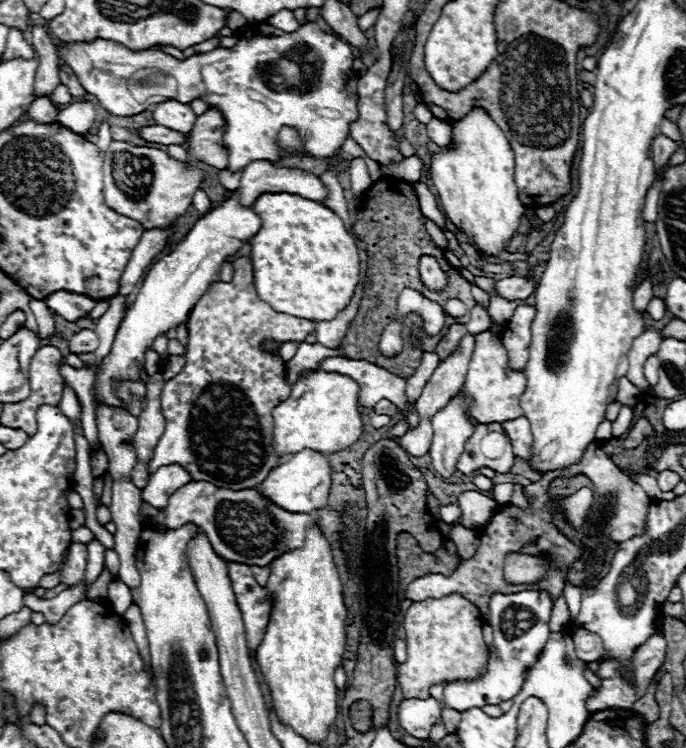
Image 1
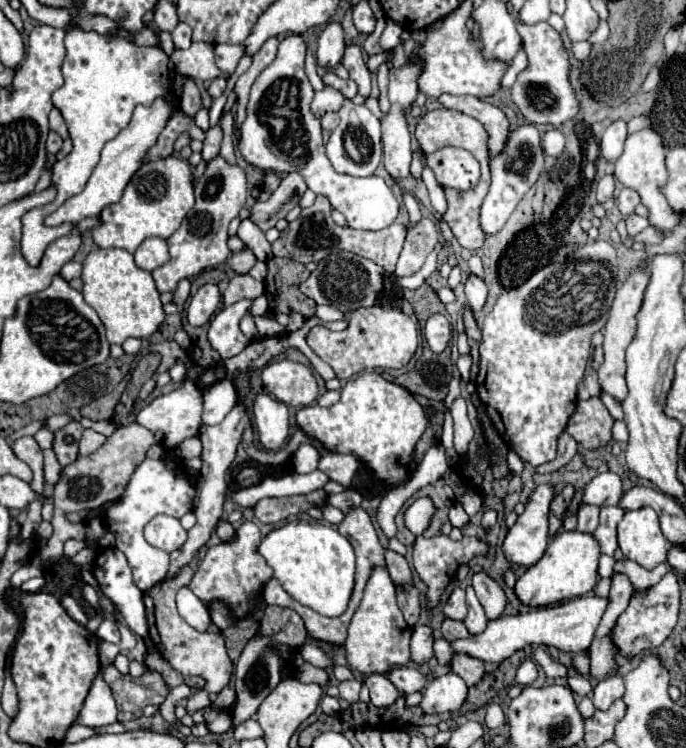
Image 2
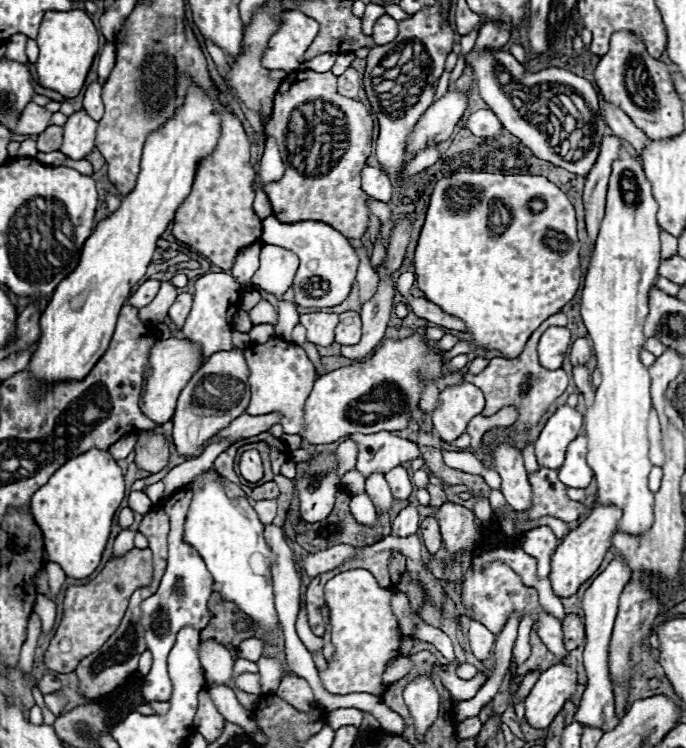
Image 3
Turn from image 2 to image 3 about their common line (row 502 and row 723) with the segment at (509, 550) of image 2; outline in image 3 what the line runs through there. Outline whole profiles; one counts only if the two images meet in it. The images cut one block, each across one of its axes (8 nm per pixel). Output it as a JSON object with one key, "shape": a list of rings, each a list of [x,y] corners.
{"shape":[[[554,664],[544,670],[526,696],[526,722],[532,728],[546,730],[564,702],[576,692],[576,670],[564,664]]]}

